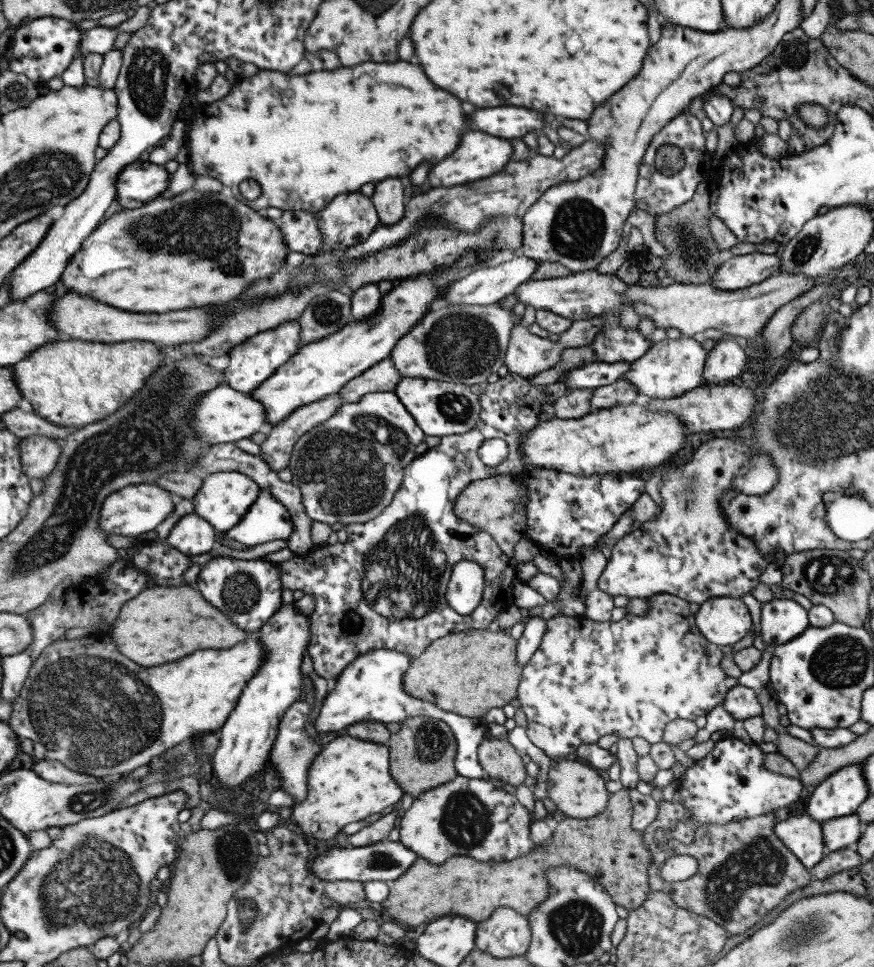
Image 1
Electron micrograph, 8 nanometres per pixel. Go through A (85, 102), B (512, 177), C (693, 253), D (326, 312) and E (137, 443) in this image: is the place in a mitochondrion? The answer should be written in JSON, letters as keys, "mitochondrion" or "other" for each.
{"A":"other","B":"other","C":"mitochondrion","D":"mitochondrion","E":"mitochondrion"}

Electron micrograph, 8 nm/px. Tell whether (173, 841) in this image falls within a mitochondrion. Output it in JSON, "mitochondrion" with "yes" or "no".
{"mitochondrion":"no"}

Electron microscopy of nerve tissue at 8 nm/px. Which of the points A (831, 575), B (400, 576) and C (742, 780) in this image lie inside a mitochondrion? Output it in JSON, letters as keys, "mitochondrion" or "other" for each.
{"A":"mitochondrion","B":"mitochondrion","C":"other"}

